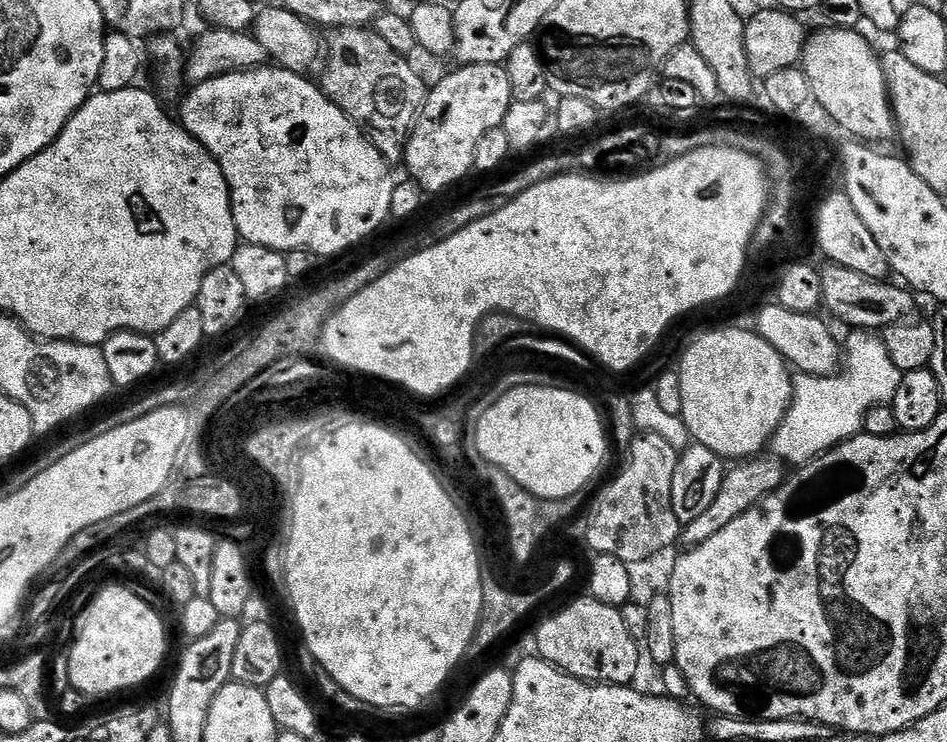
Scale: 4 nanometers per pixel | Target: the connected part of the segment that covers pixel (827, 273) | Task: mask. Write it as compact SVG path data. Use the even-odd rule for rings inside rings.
M829 263L827 267L819 269L823 311L826 310L834 319L849 324L849 329L883 330L891 324L907 321L911 317L908 315L916 308L917 297L899 283L888 284L887 279L867 280L862 274L854 274L854 270L846 270L846 266L834 263Z

